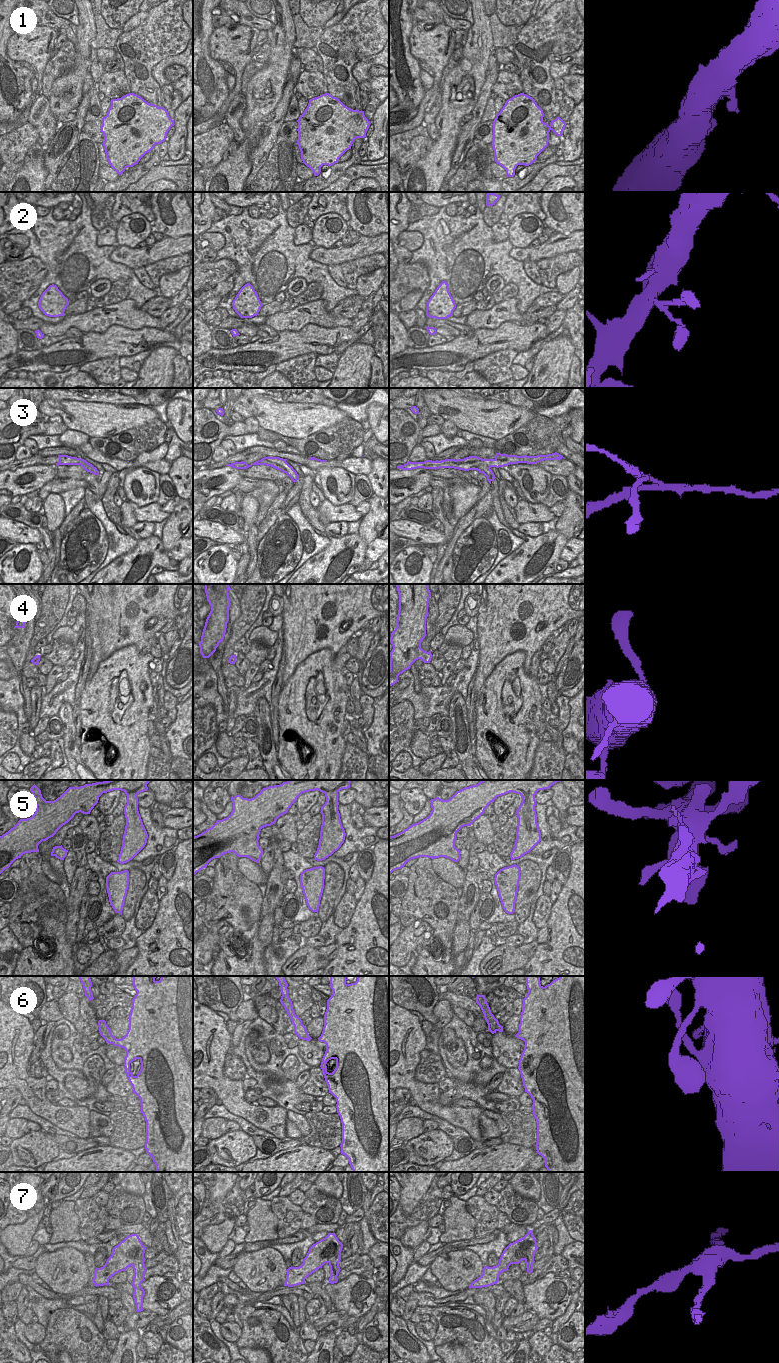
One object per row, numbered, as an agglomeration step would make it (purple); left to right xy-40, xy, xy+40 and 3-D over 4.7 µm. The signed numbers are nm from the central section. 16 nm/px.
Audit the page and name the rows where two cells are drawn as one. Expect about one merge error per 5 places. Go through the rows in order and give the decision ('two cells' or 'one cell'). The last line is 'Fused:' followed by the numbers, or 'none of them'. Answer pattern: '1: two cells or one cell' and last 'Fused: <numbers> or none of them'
1: one cell
2: two cells
3: two cells
4: one cell
5: one cell
6: one cell
7: two cells
Fused: 2, 3, 7

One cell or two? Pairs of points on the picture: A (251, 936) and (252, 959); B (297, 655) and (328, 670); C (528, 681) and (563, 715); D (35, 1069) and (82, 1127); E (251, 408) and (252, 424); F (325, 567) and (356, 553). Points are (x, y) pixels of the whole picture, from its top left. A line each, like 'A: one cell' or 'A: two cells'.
A: one cell
B: two cells
C: two cells
D: two cells
E: two cells
F: one cell

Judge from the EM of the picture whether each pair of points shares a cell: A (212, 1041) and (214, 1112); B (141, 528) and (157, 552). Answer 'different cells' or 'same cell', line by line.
A: different cells
B: different cells

